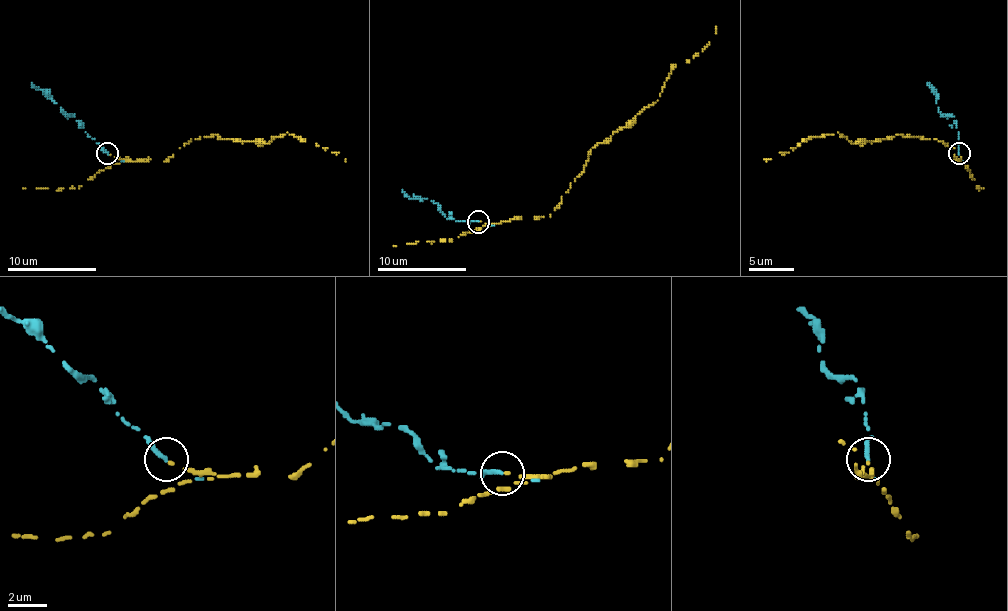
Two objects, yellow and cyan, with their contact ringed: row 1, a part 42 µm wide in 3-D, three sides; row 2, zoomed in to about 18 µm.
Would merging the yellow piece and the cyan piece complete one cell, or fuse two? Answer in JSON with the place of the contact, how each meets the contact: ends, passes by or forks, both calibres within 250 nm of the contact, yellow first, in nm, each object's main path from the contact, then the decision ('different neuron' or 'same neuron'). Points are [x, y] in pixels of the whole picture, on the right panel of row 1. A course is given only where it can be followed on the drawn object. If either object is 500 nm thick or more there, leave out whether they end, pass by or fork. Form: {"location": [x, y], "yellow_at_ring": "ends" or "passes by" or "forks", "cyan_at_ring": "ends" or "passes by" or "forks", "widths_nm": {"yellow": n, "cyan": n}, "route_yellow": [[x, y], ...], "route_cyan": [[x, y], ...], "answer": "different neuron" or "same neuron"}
{"location": [959, 153], "yellow_at_ring": "ends", "cyan_at_ring": "ends", "widths_nm": {"yellow": 140, "cyan": 260}, "route_yellow": [[958, 154], [954, 161], [954, 148], [934, 139], [851, 143], [838, 132], [764, 159]], "route_cyan": [[958, 152], [956, 121], [938, 110], [936, 89], [927, 83]], "answer": "different neuron"}

